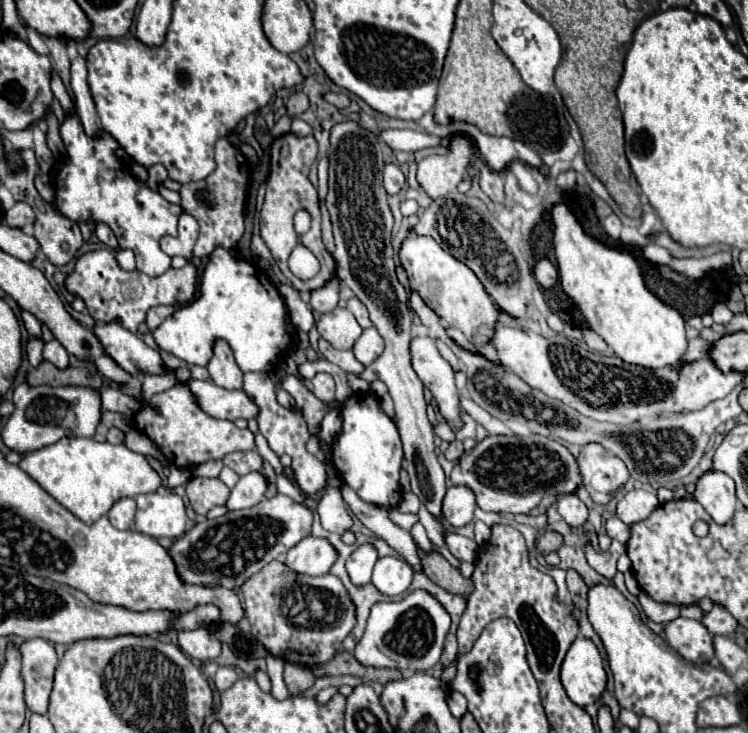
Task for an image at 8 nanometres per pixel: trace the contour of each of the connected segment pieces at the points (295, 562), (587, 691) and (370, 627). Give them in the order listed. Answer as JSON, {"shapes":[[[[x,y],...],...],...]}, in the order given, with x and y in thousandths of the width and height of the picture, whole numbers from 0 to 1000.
{"shapes":[[[[410,731],[384,753],[378,769],[397,783],[429,786],[440,780],[448,764],[451,764],[451,753],[434,734]]],[[[771,870],[750,906],[750,933],[761,955],[777,966],[798,958],[809,941],[809,930],[811,920],[801,887],[790,873]]],[[[568,805],[549,808],[533,821],[507,821],[496,829],[491,857],[485,870],[475,879],[475,898],[485,909],[515,911],[525,900],[531,914],[544,917],[571,917],[576,914],[592,889],[592,873],[600,862],[603,843],[595,829]]]]}

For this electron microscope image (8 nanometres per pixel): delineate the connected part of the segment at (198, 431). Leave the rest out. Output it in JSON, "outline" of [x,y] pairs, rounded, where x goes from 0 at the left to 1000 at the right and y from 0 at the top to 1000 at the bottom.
{"outline":[[[242,521],[221,535],[205,538],[205,543],[178,568],[178,578],[186,589],[210,606],[226,633],[247,641],[261,641],[266,633],[298,625],[314,614],[341,614],[336,587],[320,587],[309,573],[290,573],[277,568],[261,551],[253,529]]]}

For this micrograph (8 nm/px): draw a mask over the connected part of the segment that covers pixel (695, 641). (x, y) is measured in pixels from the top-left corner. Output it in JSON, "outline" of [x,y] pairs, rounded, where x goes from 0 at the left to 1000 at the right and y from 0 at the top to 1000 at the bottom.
{"outline":[[[902,843],[886,854],[889,870],[921,903],[948,903],[953,898],[953,870],[934,846]]]}

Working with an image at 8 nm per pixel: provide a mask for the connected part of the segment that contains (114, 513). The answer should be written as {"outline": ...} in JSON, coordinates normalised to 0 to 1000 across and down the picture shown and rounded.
{"outline":[[[178,679],[156,682],[151,688],[151,693],[146,696],[146,712],[159,723],[175,723],[178,704],[180,704],[180,682]]]}

